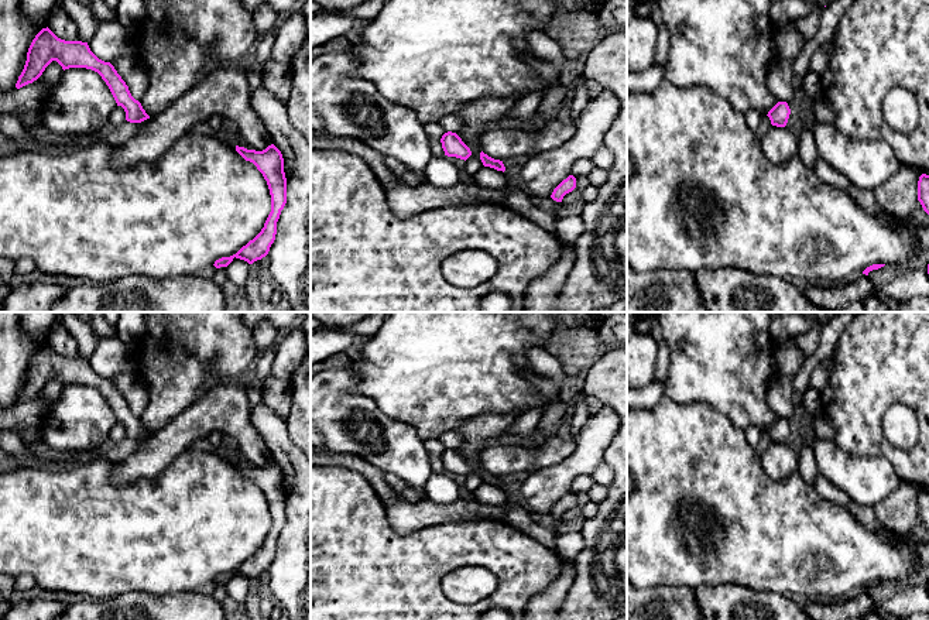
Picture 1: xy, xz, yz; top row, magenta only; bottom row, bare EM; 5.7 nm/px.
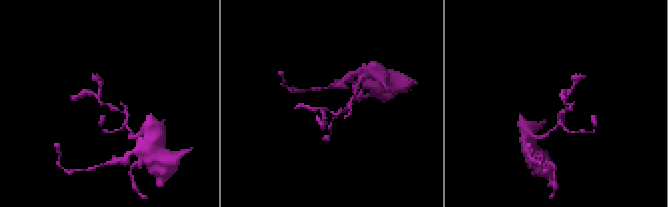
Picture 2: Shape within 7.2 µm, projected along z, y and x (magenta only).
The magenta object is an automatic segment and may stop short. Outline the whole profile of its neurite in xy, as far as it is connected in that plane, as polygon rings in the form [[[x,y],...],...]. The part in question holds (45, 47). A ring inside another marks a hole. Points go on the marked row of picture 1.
[[[48,27],[42,28],[32,40],[16,88],[20,89],[37,81],[52,61],[56,61],[64,71],[86,68],[97,72],[109,86],[117,106],[124,109],[127,121],[141,123],[150,119],[110,62],[99,59],[90,51],[88,42],[61,40]]]

